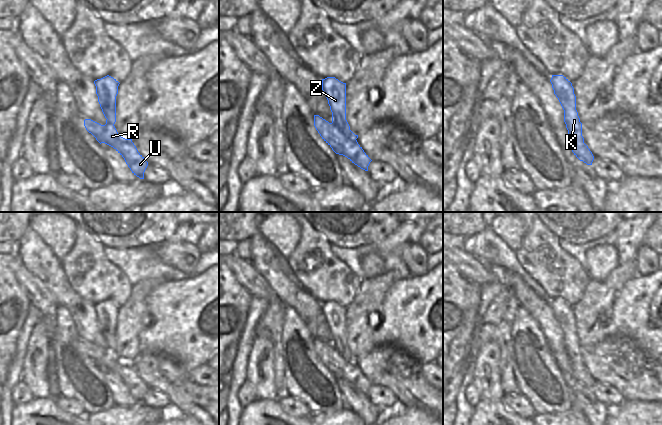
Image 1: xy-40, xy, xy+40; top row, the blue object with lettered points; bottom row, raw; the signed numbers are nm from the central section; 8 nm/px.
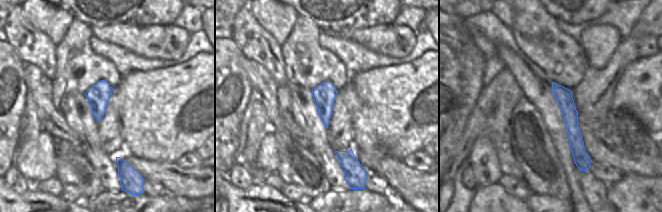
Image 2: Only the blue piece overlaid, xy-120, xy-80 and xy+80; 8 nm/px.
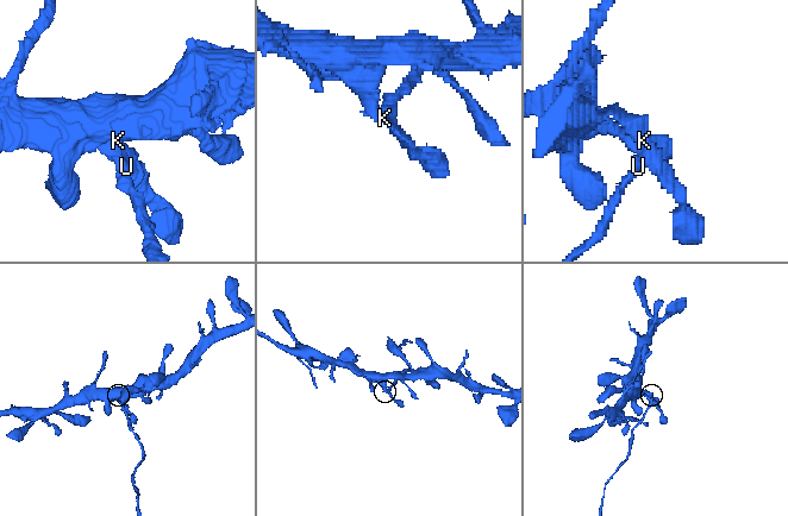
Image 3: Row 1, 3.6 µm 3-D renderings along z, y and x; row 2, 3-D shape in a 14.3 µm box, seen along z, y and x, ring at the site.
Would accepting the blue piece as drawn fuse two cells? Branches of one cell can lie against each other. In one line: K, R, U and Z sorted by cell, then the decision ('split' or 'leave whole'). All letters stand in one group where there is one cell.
K Z / R U; split

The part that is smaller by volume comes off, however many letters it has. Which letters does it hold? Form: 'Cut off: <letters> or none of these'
Cut off: R, U

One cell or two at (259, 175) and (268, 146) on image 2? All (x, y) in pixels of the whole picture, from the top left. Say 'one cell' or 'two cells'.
two cells

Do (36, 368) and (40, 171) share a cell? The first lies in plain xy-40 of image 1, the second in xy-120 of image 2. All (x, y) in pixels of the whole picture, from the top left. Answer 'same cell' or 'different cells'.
different cells

